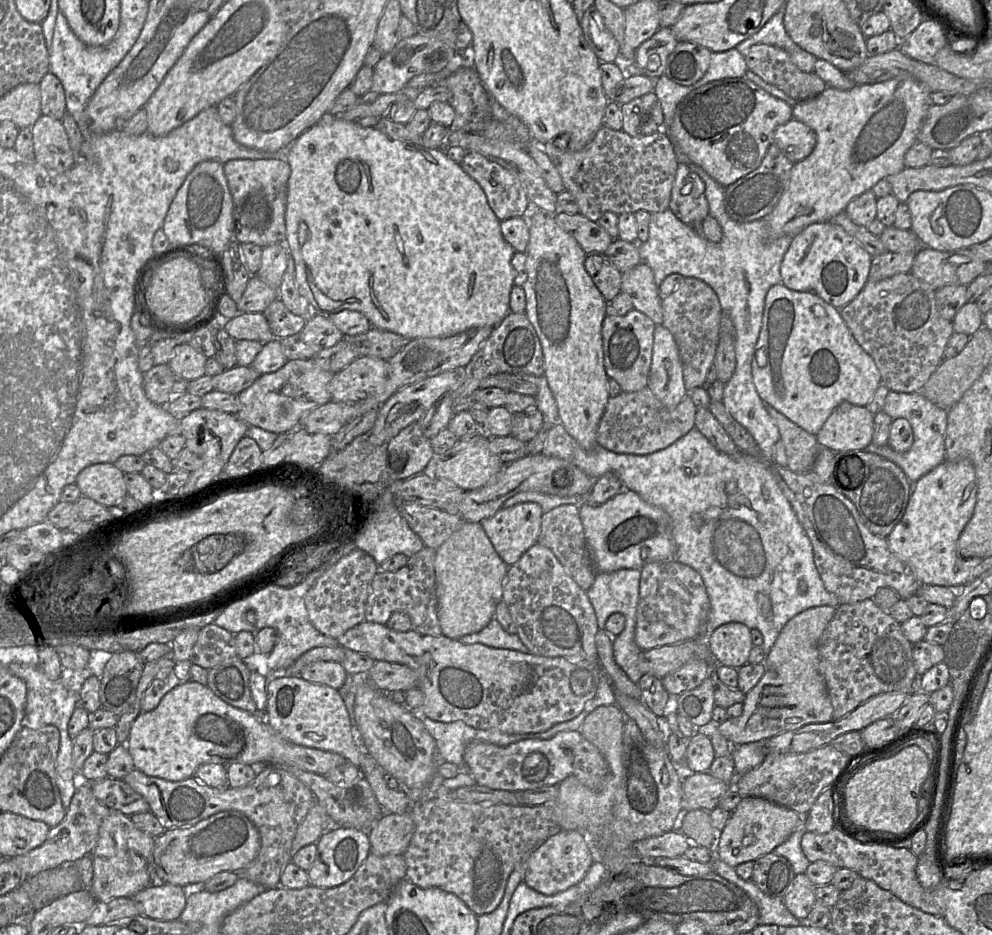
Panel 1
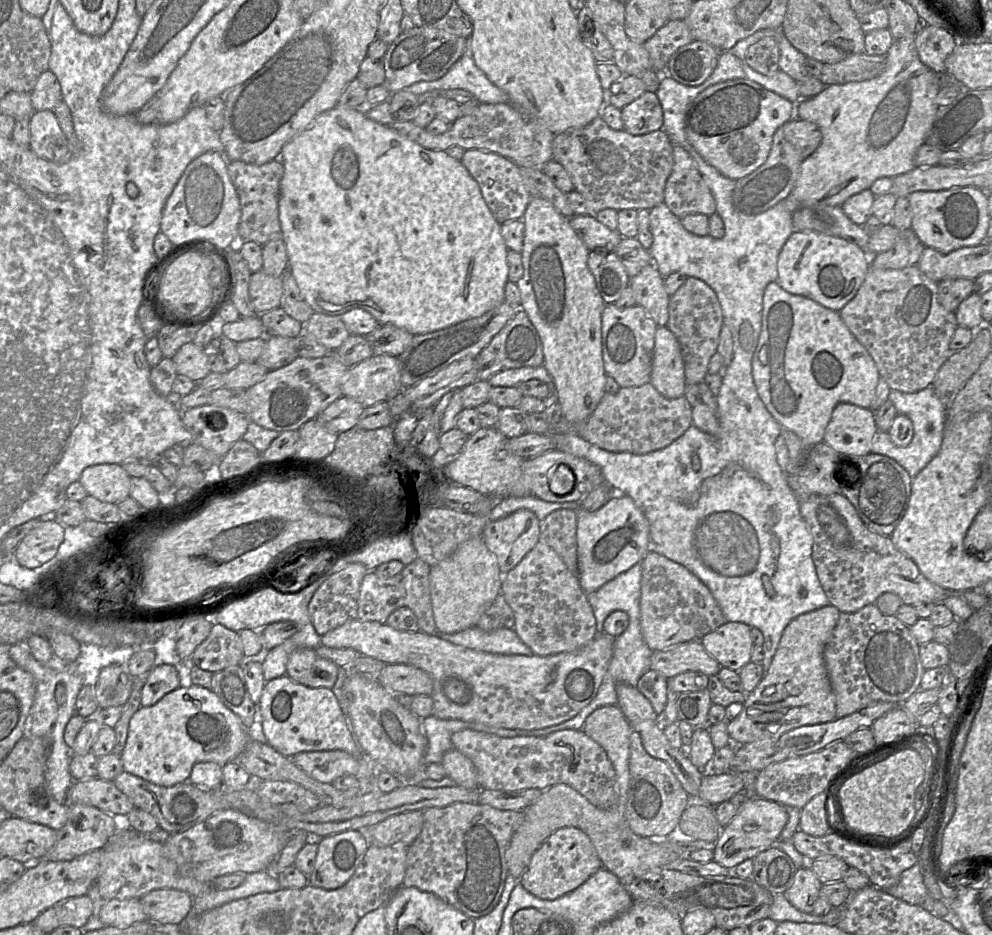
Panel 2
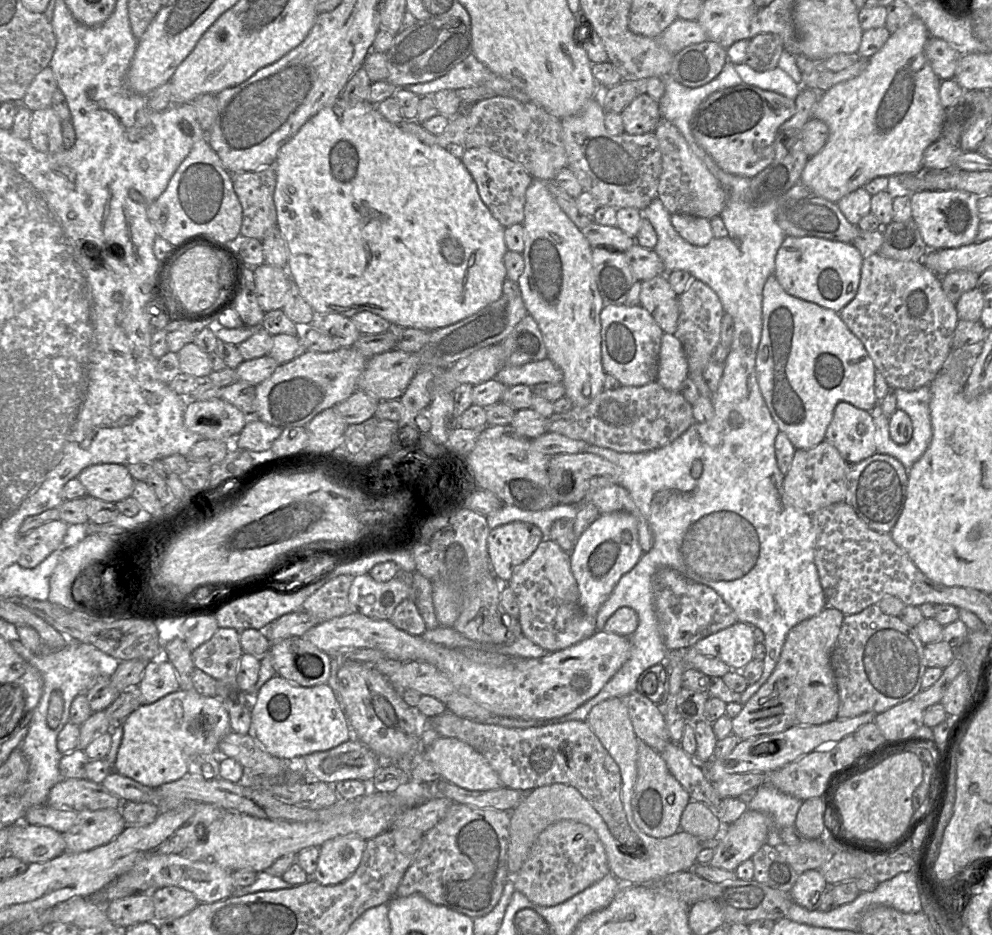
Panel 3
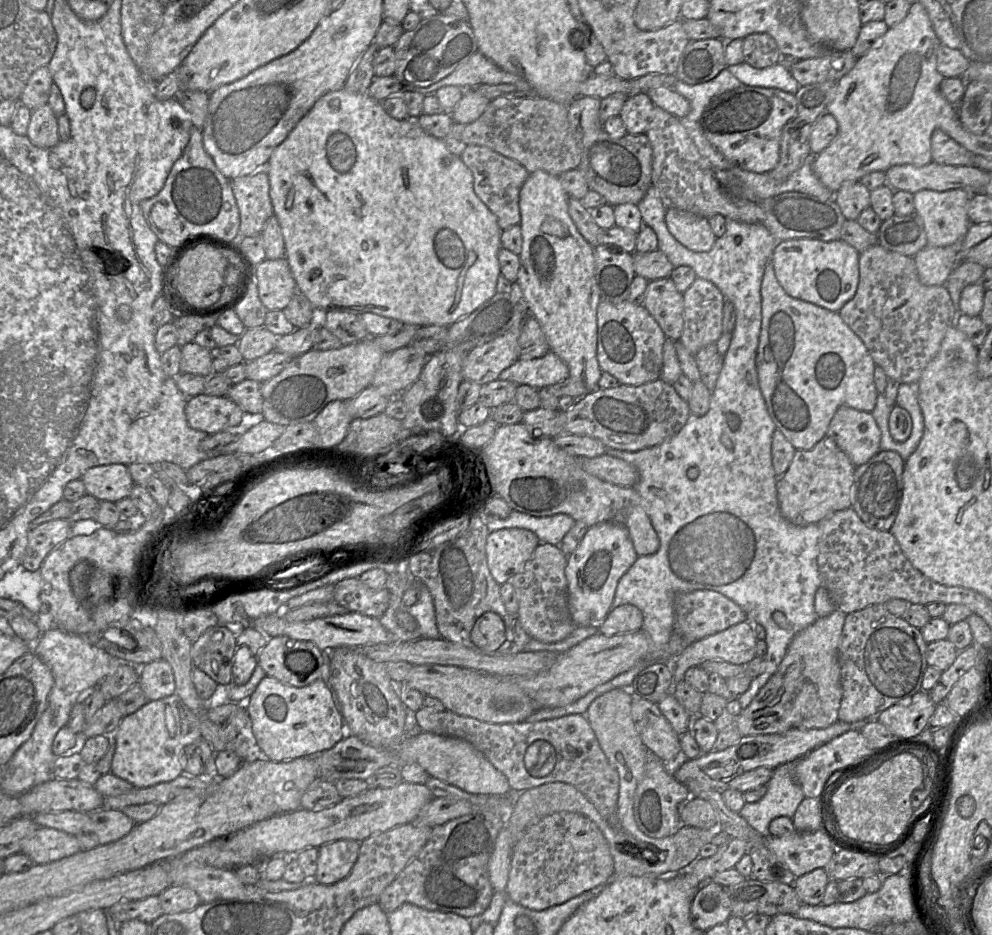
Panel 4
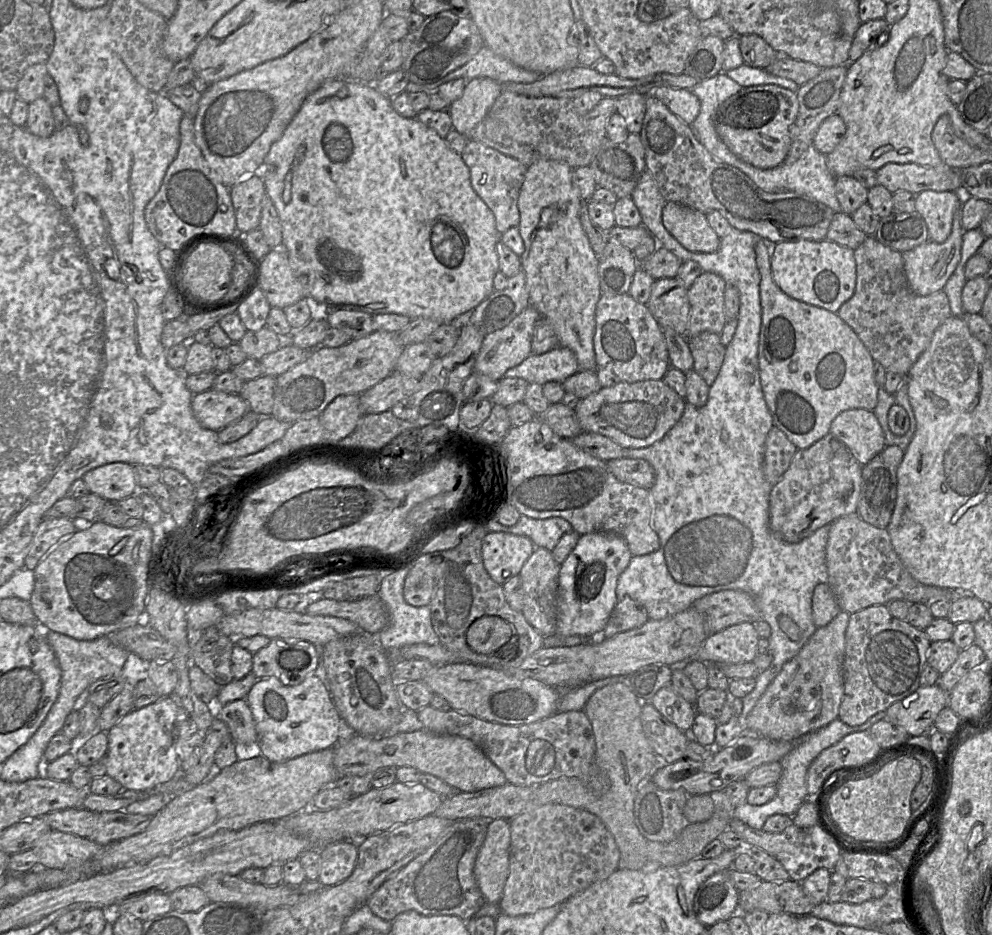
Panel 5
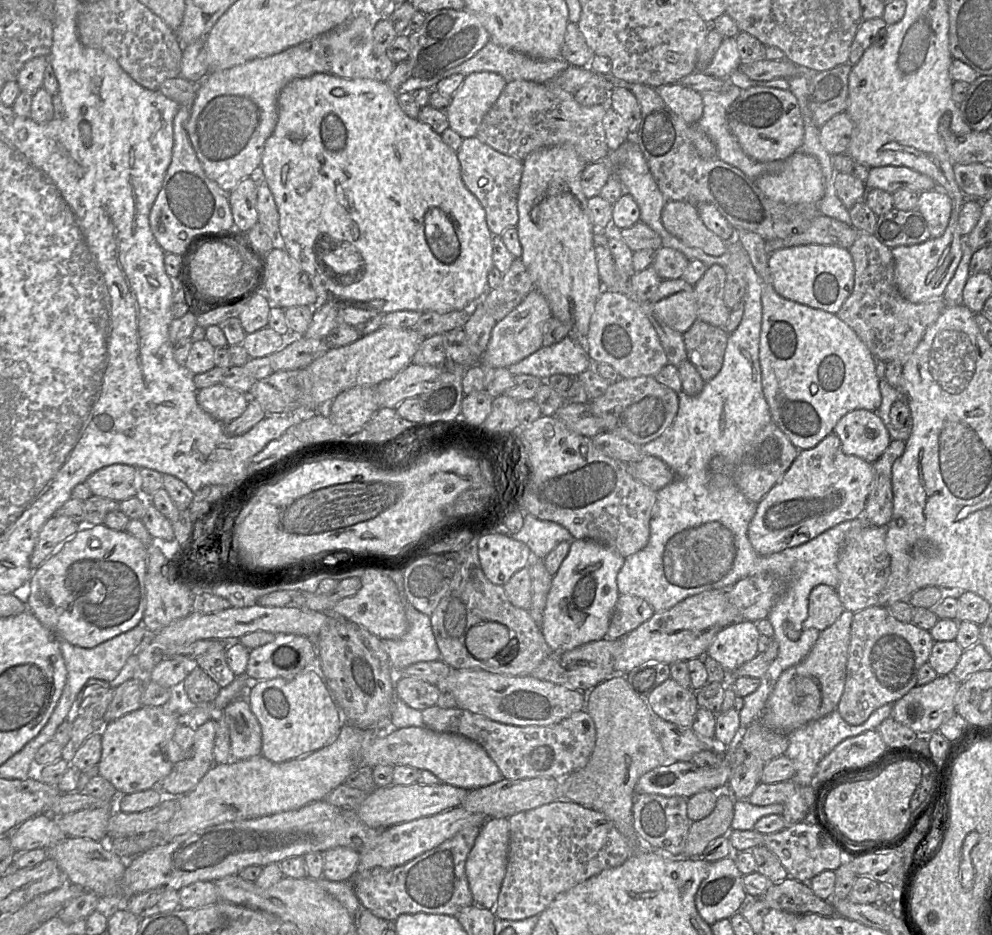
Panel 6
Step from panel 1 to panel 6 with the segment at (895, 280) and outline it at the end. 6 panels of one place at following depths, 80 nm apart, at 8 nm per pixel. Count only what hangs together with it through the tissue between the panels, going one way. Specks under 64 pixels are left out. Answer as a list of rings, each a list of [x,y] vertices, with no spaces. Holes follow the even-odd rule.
[[[859,233],[848,250],[854,263],[854,286],[837,316],[856,332],[874,357],[885,362],[898,360],[904,363],[917,347],[928,327],[938,319],[947,303],[943,296],[922,303],[912,303],[905,299],[895,283],[895,262],[891,248],[882,244],[873,234]]]

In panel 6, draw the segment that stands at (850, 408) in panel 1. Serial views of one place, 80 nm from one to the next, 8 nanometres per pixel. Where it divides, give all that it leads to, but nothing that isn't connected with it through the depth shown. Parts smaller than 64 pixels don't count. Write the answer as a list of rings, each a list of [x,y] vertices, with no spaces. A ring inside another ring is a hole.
[[[855,409],[845,414],[835,425],[835,433],[846,454],[873,463],[890,445],[892,439],[882,419],[875,411]]]

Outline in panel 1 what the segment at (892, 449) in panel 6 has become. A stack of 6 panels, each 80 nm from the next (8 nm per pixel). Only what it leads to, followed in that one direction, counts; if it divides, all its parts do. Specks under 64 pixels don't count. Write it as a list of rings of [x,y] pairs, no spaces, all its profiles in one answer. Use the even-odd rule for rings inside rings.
[[[867,450],[836,453],[831,483],[856,507],[863,524],[876,536],[887,538],[902,518],[914,483],[894,462]]]

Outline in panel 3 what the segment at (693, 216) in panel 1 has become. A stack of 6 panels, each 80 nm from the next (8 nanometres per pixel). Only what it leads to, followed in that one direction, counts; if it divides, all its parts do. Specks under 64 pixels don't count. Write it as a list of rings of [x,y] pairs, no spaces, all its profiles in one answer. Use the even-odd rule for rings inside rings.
[[[661,117],[654,134],[658,139],[662,156],[658,198],[664,207],[671,214],[680,213],[707,219],[720,215],[726,205],[728,194],[718,179],[693,153],[678,128]]]

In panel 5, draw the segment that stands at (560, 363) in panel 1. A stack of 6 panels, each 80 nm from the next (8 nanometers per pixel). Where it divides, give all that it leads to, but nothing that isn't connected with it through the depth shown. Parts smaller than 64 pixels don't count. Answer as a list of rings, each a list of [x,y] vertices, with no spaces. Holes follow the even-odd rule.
[[[551,159],[537,160],[527,167],[518,198],[519,232],[525,246],[524,253],[520,256],[521,270],[526,276],[529,304],[552,325],[558,336],[559,346],[574,352],[580,371],[597,371],[593,339],[596,306],[601,297],[599,260],[580,221],[580,212],[586,202],[573,184],[572,171],[573,168],[567,163]]]

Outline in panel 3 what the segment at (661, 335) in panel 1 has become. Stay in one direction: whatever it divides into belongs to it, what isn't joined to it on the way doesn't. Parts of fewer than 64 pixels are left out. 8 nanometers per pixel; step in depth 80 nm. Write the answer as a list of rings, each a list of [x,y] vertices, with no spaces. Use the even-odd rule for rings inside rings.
[[[664,332],[656,381],[668,390],[680,392],[688,377],[688,362],[680,340],[674,334]]]

